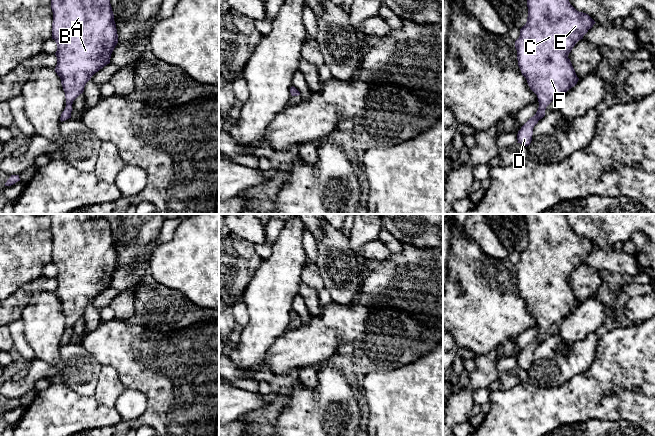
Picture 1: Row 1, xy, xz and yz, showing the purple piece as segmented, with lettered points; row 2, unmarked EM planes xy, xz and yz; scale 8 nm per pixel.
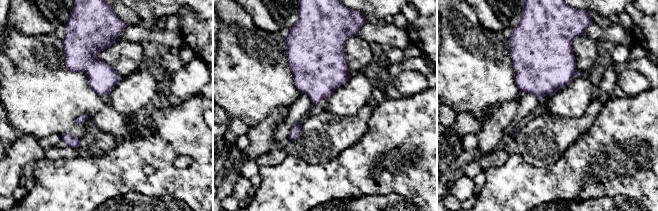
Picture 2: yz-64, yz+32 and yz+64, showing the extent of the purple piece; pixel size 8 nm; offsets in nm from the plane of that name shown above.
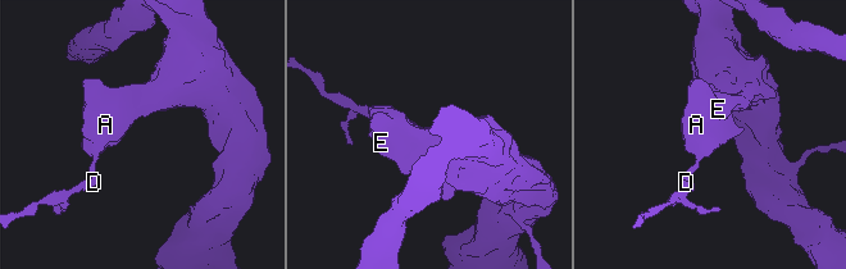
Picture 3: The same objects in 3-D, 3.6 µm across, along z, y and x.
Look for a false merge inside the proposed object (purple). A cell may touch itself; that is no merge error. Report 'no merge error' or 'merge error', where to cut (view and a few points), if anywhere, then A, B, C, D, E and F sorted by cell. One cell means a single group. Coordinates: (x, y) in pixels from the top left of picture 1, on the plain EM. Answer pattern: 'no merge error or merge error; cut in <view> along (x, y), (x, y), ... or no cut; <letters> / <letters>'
no merge error; no cut; A B C D E F

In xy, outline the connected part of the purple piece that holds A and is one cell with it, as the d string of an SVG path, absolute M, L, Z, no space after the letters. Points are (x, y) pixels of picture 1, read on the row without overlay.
M51 214L52 263L57 268L55 296L61 303L66 331L60 344L71 342L73 325L91 301L110 287L118 267L109 222L89 214Z

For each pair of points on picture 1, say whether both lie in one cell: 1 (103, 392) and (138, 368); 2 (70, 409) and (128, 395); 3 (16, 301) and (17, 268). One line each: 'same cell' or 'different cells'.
1: different cells
2: different cells
3: different cells

